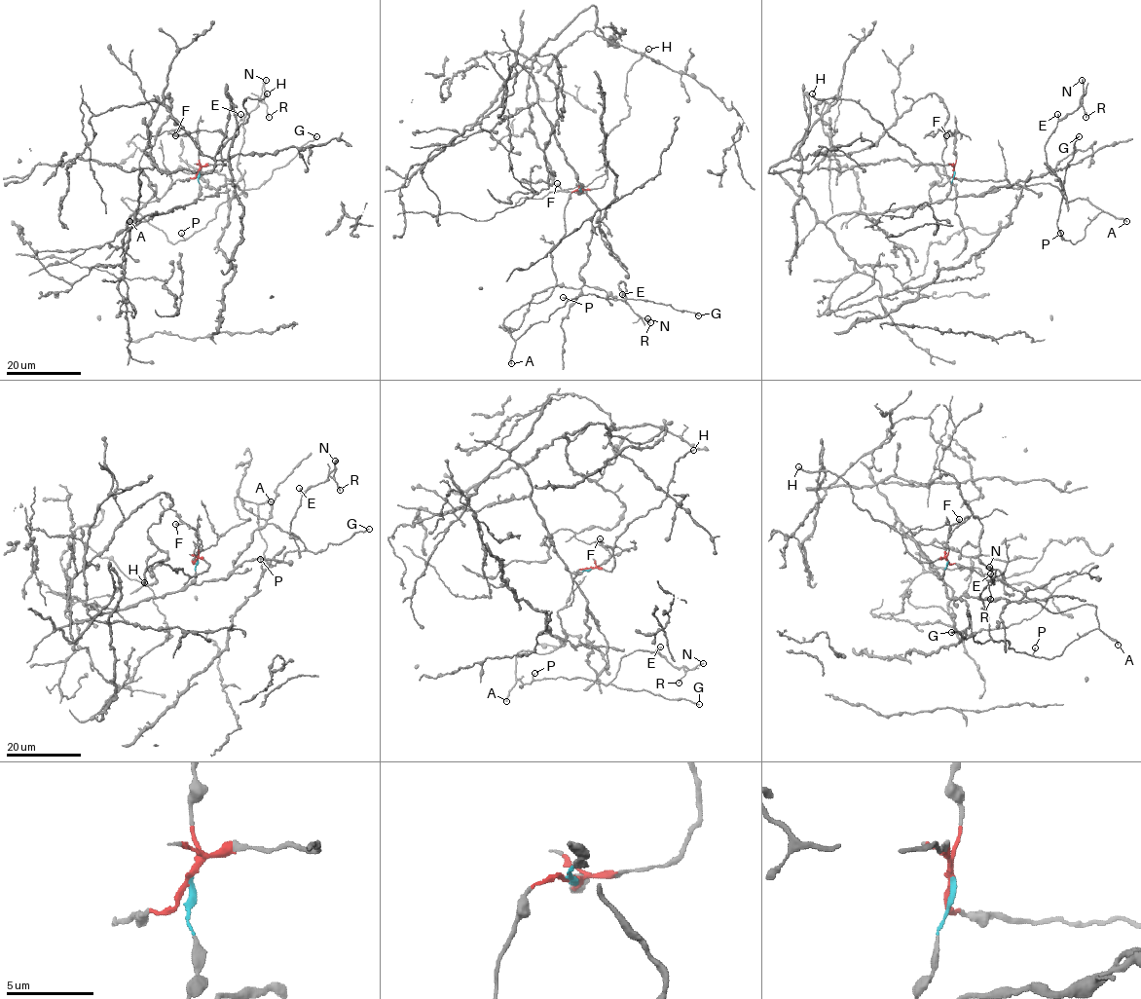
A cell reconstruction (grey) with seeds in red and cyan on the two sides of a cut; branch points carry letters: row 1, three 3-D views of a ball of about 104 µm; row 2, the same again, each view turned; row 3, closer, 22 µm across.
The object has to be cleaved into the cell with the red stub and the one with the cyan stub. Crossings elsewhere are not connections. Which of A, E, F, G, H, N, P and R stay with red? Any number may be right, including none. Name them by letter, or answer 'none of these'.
A, E, F, G, H, N, P, R

